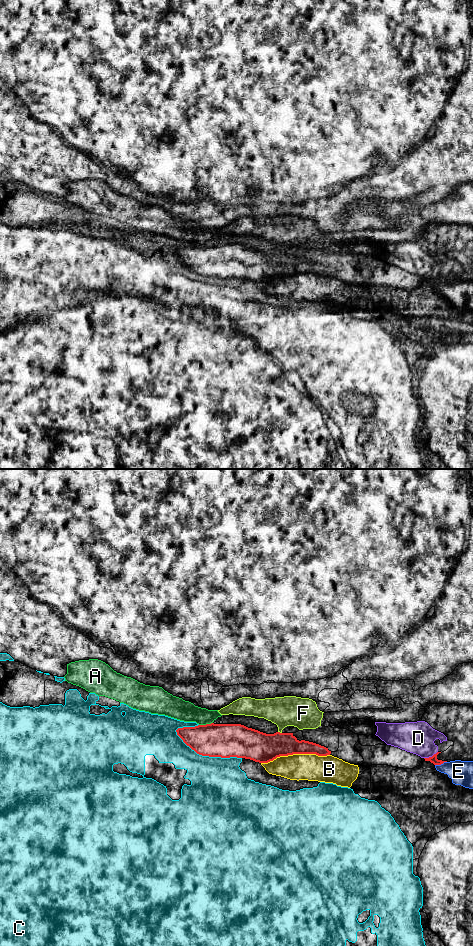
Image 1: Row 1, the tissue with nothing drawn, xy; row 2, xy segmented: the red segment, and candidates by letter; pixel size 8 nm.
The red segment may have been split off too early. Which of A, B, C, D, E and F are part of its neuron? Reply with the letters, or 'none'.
none

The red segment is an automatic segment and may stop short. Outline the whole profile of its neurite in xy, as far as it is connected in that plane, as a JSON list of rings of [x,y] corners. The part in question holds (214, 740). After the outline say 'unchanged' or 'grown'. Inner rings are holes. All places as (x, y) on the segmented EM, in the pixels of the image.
[[[211,723],[195,727],[178,728],[176,732],[183,742],[197,754],[209,757],[237,757],[259,763],[268,763],[277,757],[293,754],[316,754],[318,756],[331,754],[331,751],[324,746],[305,740],[299,741],[293,733],[276,732],[274,734],[266,734],[241,724]]]; unchanged

